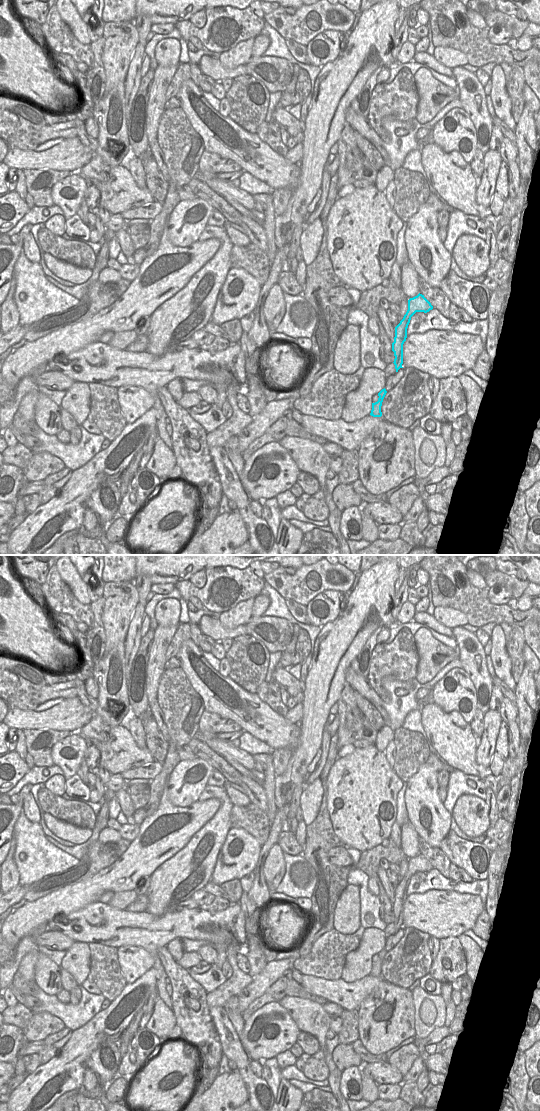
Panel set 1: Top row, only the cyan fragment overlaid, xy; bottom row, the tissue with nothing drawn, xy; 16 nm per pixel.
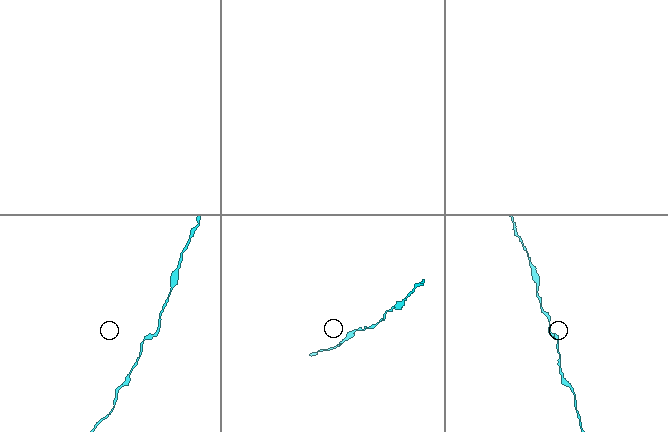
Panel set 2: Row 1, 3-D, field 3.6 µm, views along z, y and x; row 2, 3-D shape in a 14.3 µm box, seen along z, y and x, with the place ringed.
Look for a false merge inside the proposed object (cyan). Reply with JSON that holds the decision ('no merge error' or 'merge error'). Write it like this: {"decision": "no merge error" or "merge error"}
{"decision": "no merge error"}

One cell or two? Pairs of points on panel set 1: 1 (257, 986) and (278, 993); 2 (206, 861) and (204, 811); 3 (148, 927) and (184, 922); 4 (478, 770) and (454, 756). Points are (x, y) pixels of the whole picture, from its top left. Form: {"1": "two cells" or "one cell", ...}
{"1": "two cells", "2": "two cells", "3": "one cell", "4": "one cell"}

